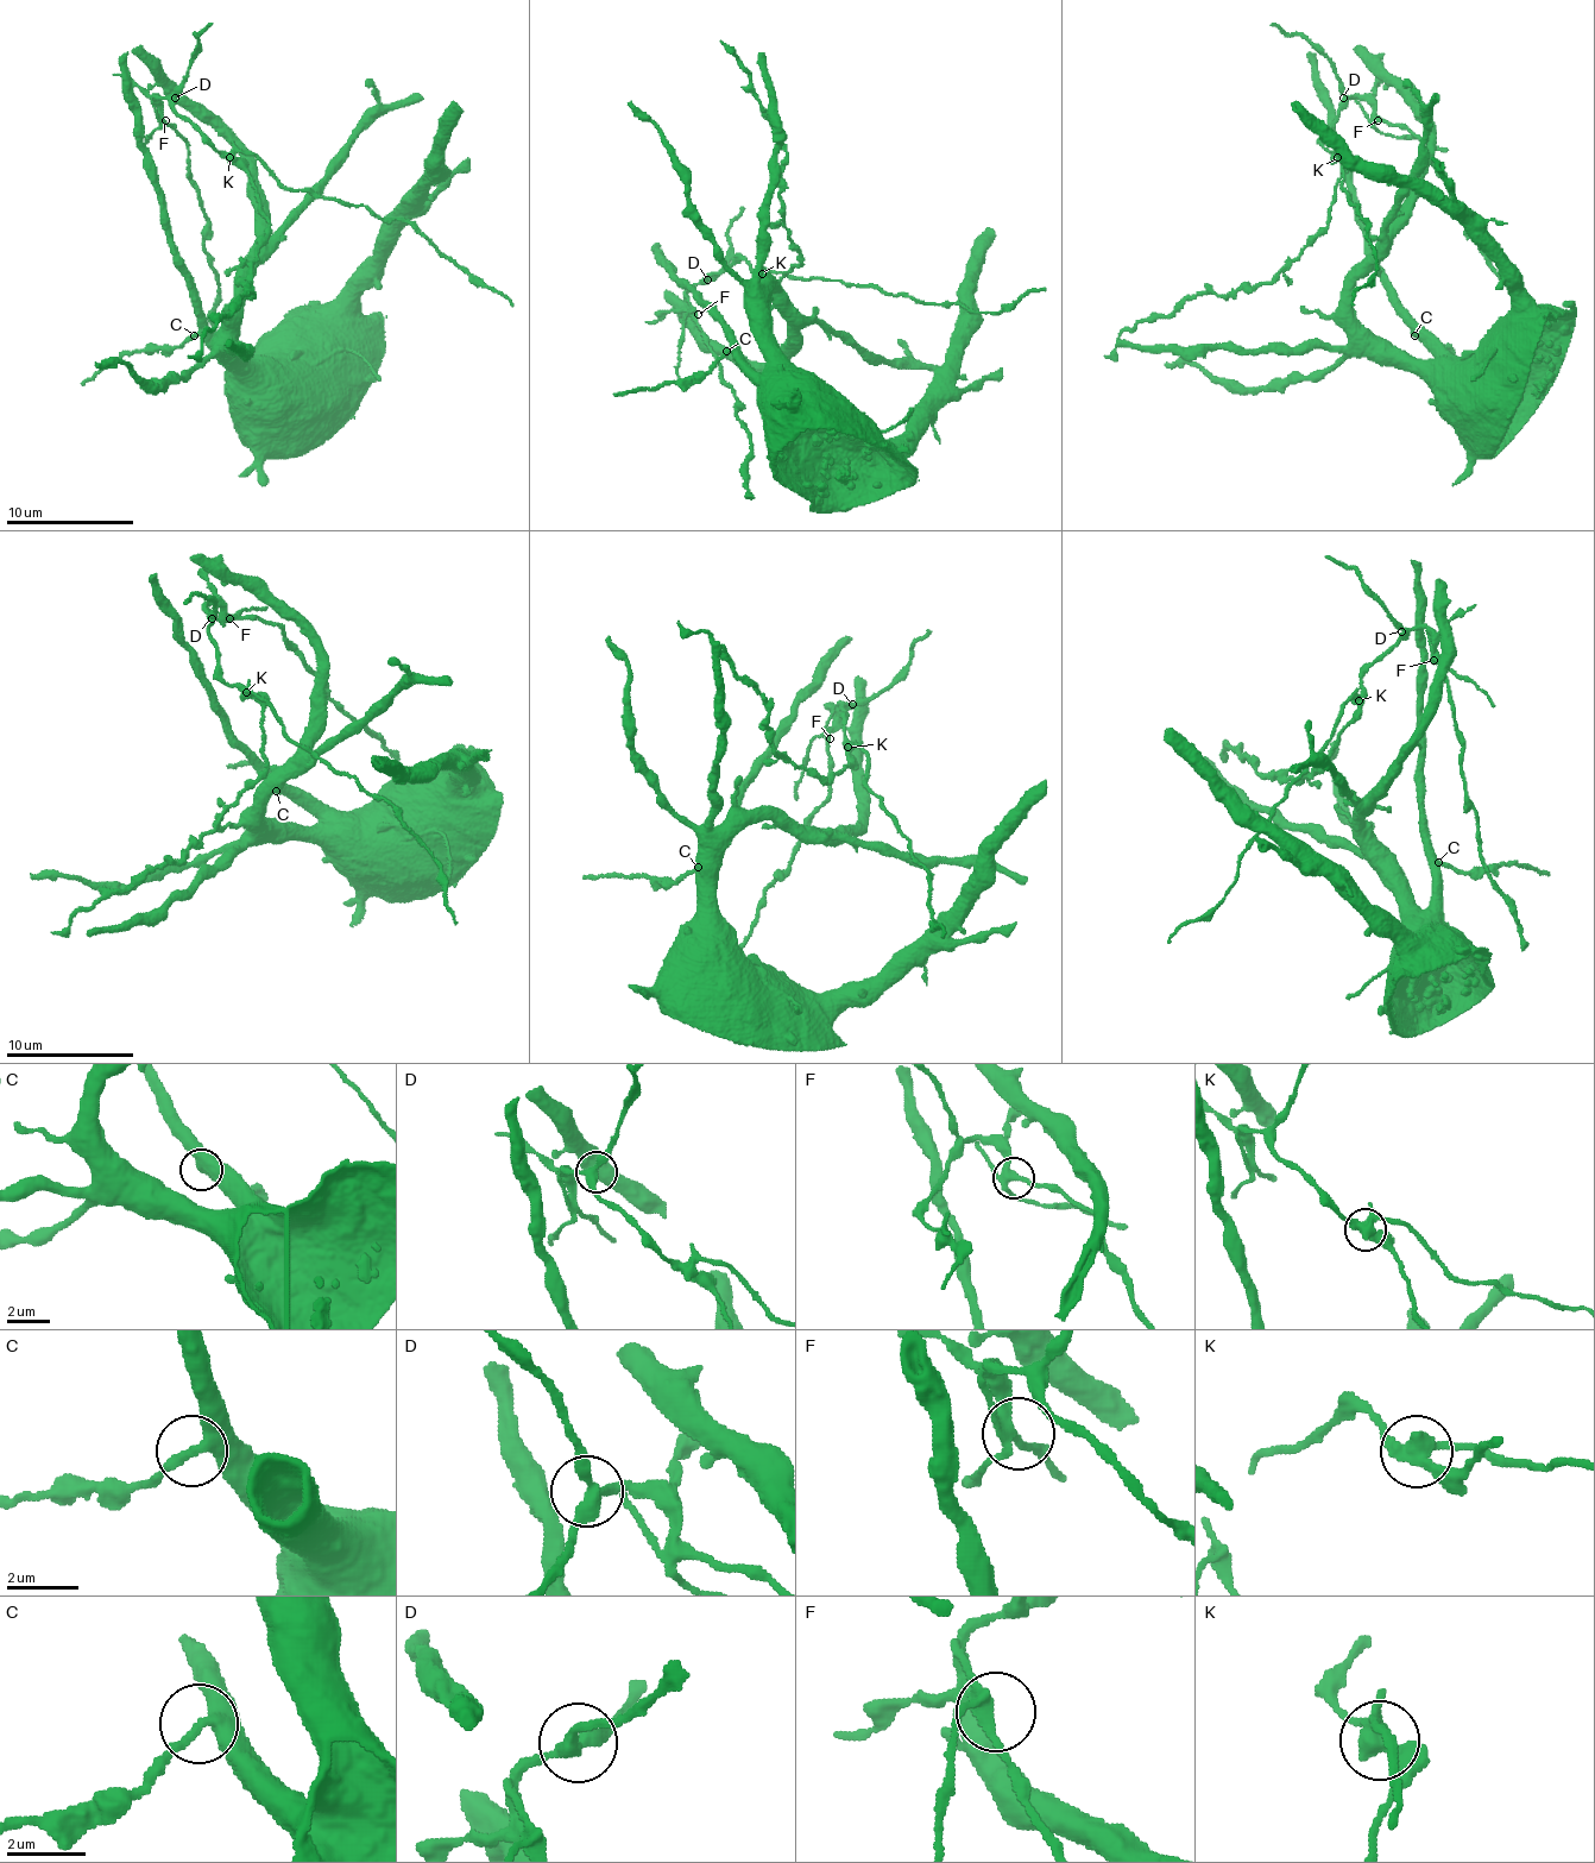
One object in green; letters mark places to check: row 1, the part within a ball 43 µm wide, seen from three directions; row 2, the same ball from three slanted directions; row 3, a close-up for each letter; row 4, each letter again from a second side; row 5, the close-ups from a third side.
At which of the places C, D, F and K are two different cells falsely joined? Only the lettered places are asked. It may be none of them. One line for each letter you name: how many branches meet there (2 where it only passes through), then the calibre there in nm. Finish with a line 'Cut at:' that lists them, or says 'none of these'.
C: Branches: 2. Thickness 360 nm
K: Branches: 4. Thickness 400 nm
Cut at: C, K

